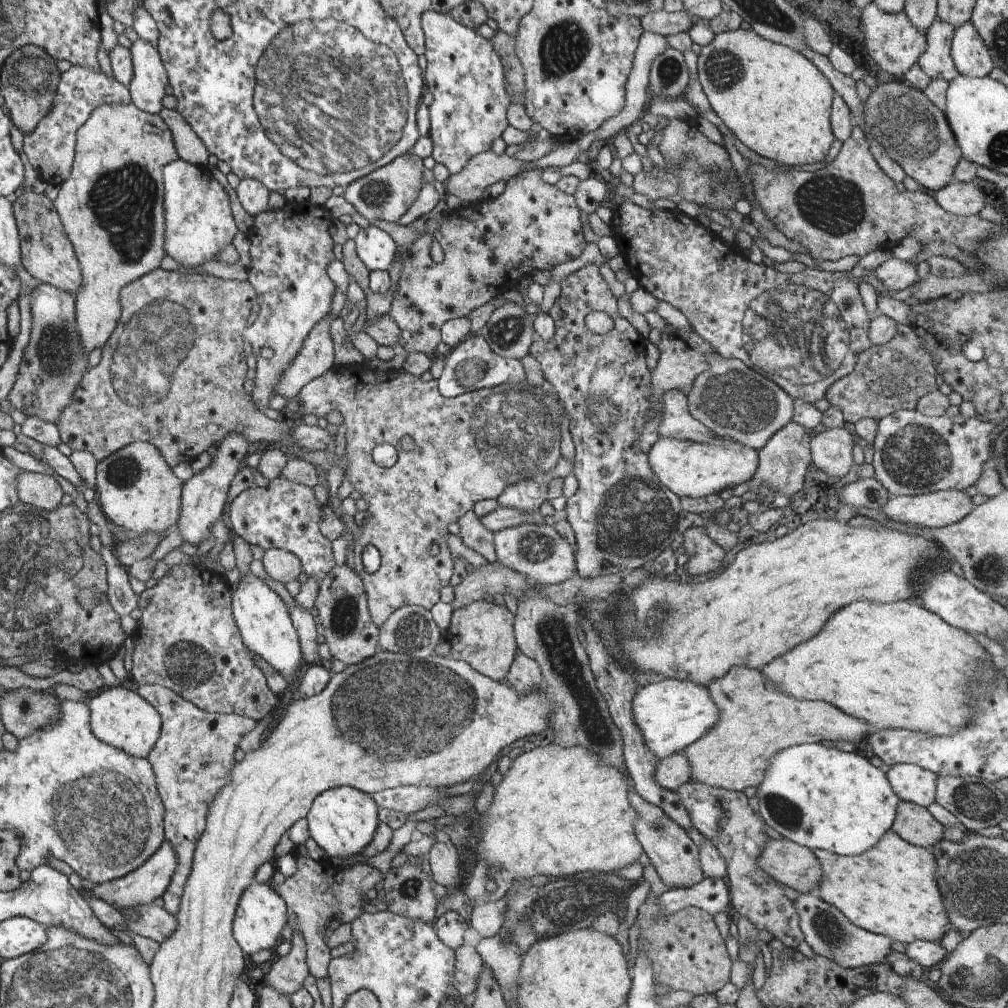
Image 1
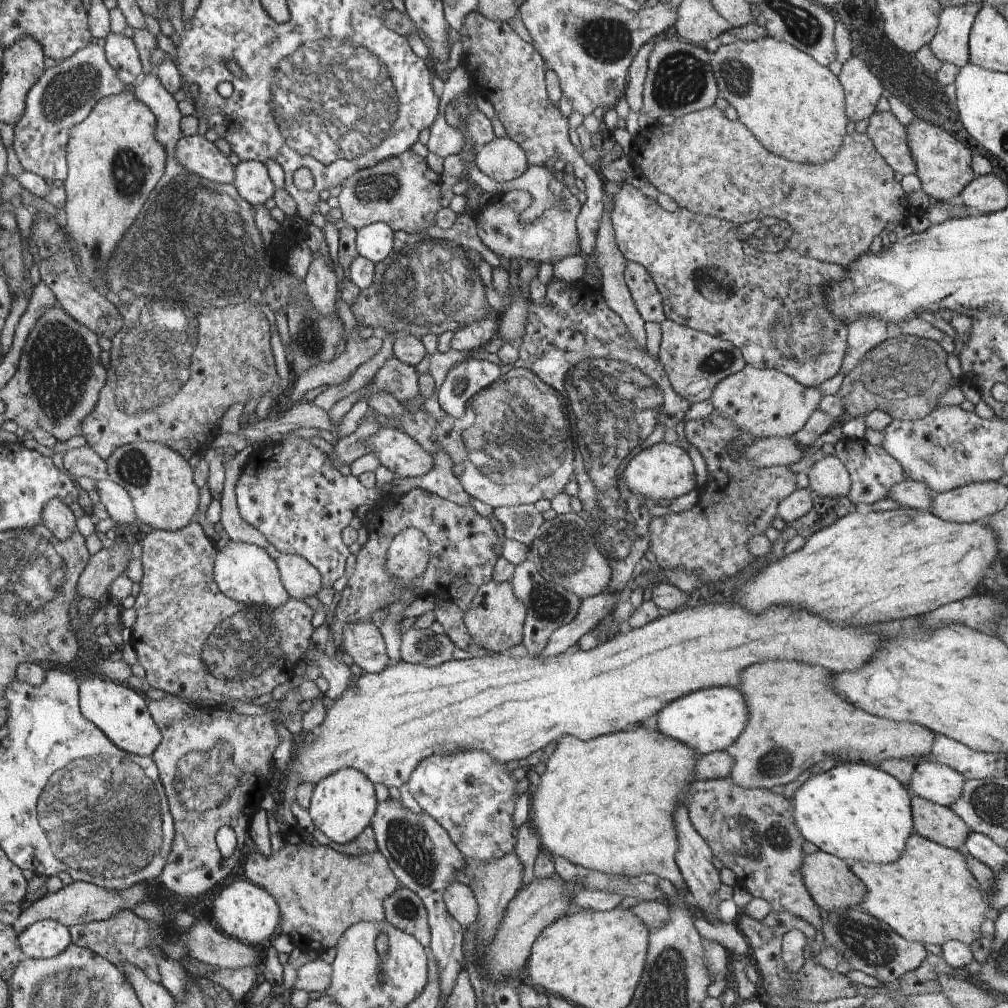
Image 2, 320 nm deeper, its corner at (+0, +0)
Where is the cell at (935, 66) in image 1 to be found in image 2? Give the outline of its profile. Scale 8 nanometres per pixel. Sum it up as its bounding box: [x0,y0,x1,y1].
[929,4,984,68]

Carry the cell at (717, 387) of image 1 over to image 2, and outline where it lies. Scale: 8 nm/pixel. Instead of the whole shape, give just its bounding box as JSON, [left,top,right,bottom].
[710,365,847,438]

